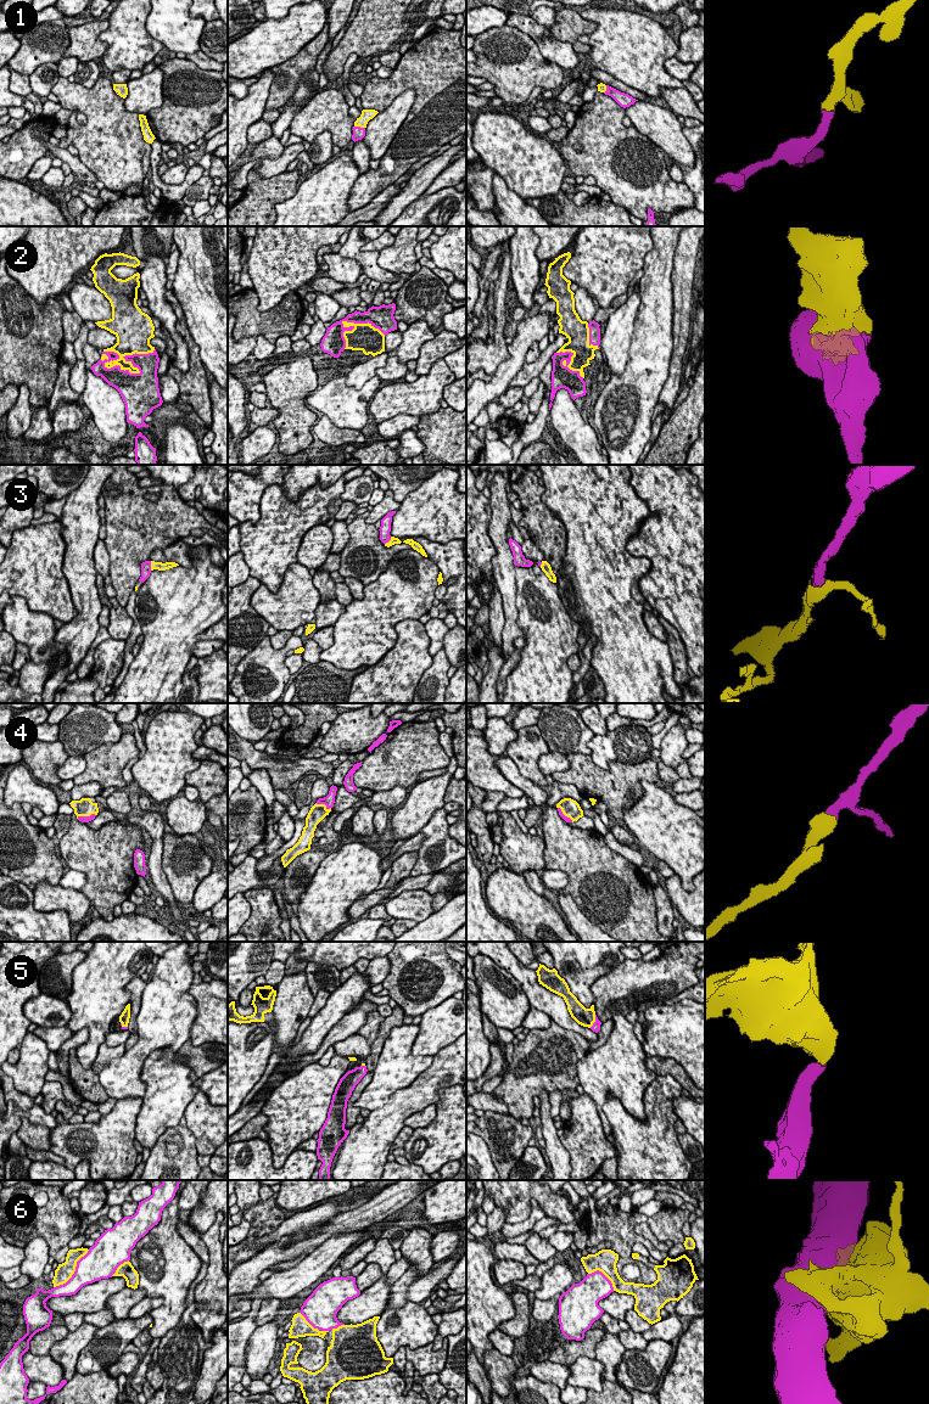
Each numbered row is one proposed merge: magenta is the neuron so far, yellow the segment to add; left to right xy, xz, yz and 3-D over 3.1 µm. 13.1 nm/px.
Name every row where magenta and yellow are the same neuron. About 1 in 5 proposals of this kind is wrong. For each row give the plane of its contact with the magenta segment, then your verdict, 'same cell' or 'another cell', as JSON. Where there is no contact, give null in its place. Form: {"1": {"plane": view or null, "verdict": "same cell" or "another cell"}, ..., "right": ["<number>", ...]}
{"1": {"plane": "xz", "verdict": "same cell"}, "2": {"plane": "xy", "verdict": "same cell"}, "3": {"plane": "xy", "verdict": "same cell"}, "4": {"plane": "xy", "verdict": "same cell"}, "5": {"plane": "yz", "verdict": "same cell"}, "6": {"plane": "xy", "verdict": "another cell"}, "right": ["1", "2", "3", "4", "5"]}

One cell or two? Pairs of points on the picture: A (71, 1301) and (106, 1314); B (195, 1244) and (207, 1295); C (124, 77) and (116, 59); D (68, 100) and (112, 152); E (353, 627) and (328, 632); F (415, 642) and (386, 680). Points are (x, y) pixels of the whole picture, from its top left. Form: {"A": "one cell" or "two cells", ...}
{"A": "two cells", "B": "two cells", "C": "two cells", "D": "one cell", "E": "two cells", "F": "one cell"}

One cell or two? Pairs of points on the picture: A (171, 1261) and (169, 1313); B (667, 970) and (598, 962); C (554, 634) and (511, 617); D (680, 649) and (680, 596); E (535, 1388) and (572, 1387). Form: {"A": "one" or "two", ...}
{"A": "one", "B": "two", "C": "two", "D": "two", "E": "two"}

